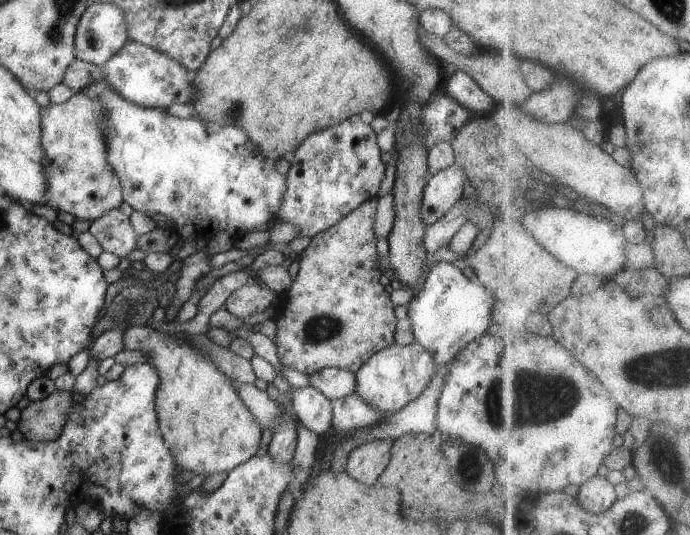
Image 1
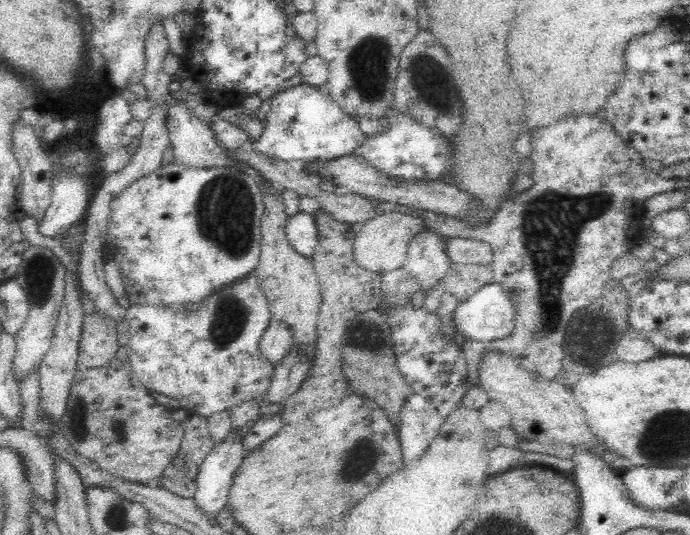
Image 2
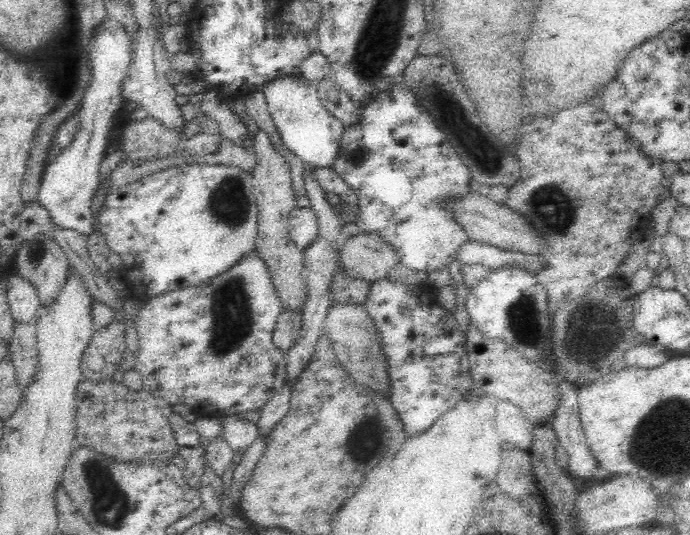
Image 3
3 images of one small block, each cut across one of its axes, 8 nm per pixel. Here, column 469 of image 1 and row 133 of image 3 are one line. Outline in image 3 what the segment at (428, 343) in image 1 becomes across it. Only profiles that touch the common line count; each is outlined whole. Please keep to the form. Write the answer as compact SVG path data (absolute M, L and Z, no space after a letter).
M280 76L260 86L258 91L262 91L266 97L268 110L278 130L279 146L288 149L310 167L332 167L346 127L322 105L316 83L302 76Z

